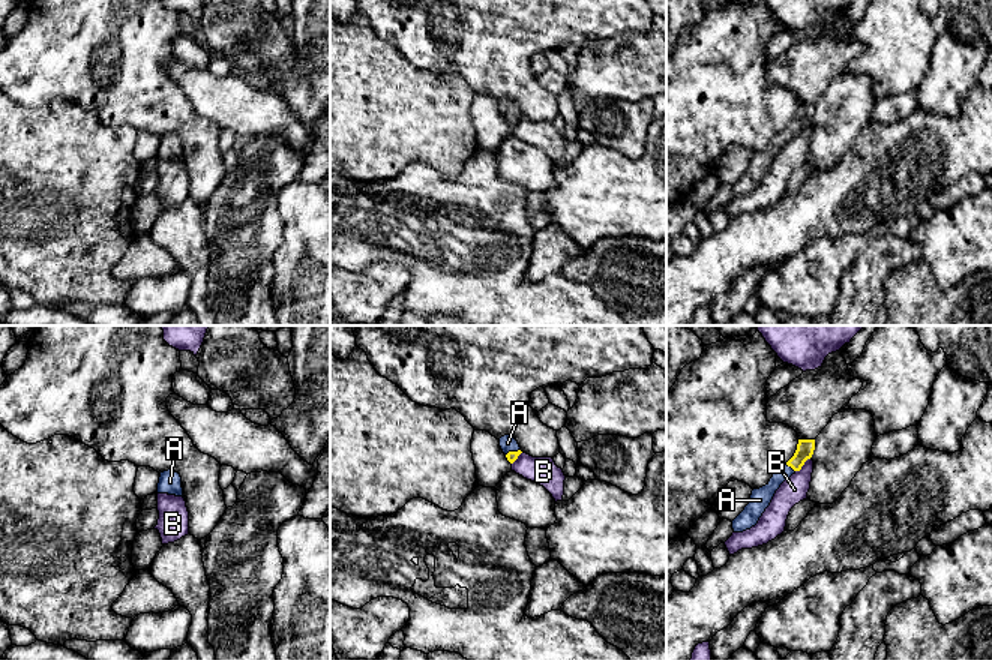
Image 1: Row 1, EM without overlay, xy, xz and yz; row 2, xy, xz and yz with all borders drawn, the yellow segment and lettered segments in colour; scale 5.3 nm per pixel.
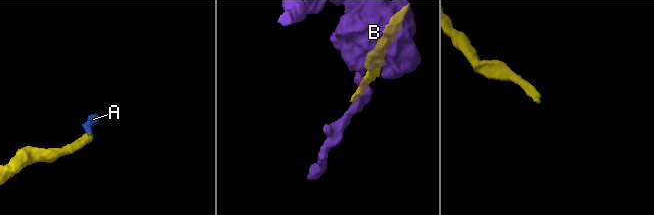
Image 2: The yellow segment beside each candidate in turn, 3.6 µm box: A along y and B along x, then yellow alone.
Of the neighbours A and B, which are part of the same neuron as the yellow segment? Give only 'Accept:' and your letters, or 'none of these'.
Accept: A

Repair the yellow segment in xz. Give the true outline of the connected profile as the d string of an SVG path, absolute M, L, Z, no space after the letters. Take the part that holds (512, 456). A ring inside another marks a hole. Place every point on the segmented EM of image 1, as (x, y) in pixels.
M504 435L500 438L500 447L510 464L513 464L522 453L518 441L510 435Z

